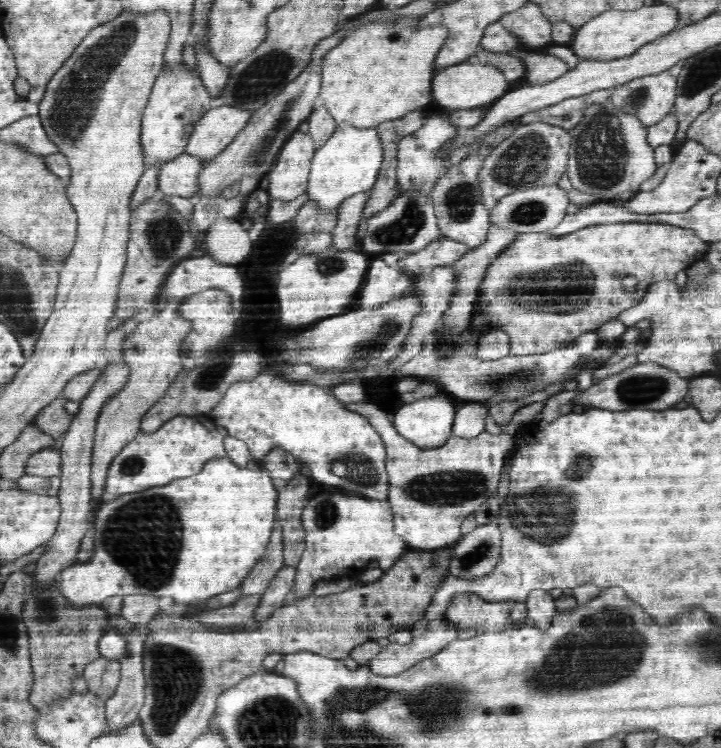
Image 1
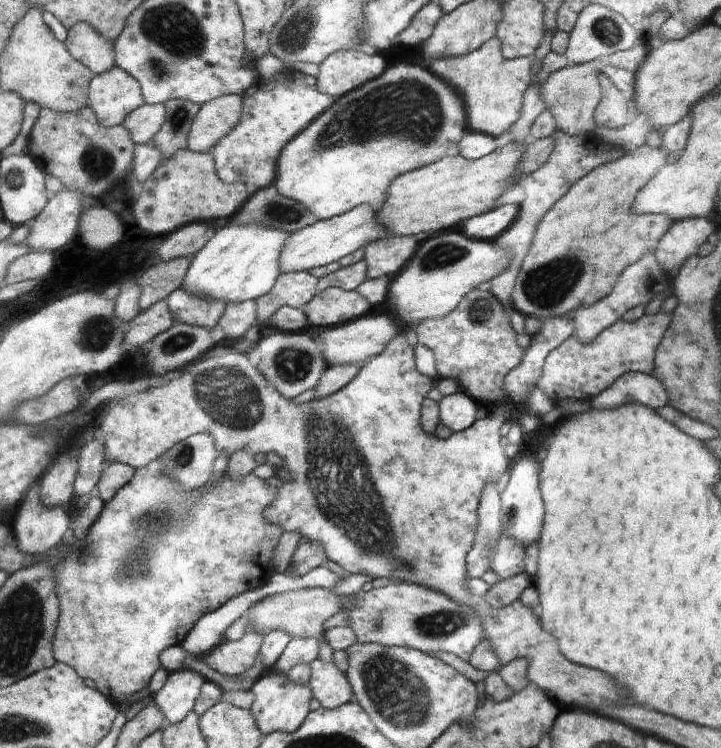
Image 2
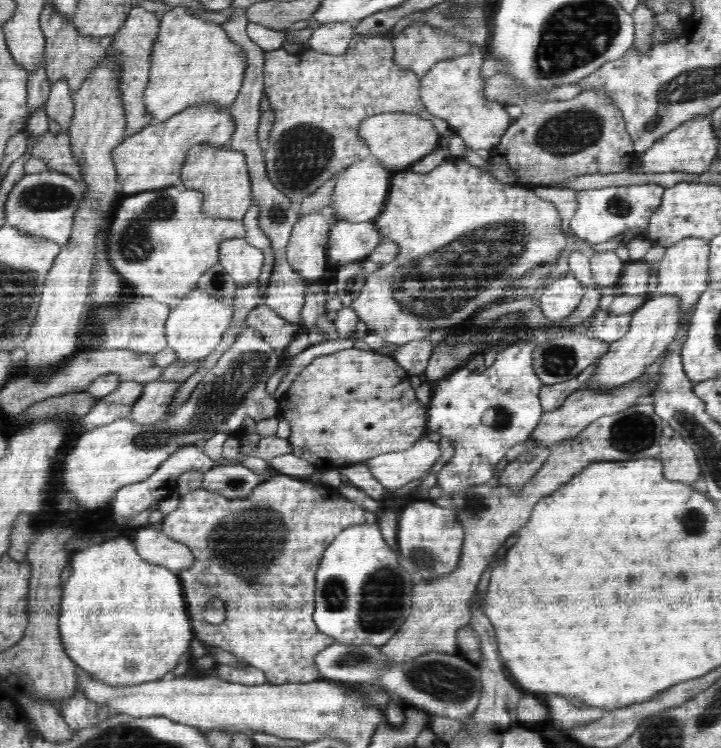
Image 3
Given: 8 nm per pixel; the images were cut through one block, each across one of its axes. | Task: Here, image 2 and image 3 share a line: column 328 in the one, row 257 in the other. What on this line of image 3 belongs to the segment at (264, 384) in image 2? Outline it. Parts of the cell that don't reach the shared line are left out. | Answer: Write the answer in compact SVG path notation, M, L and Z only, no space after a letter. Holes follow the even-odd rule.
M462 158L449 159L443 161L434 170L427 173L417 173L410 170L395 172L392 176L389 186L389 196L385 202L385 208L374 219L381 236L388 240L394 240L400 250L398 250L398 258L394 258L392 262L383 264L376 271L368 273L365 276L360 292L356 295L352 302L352 308L357 312L359 319L367 325L369 332L377 333L386 342L384 347L375 350L377 353L392 357L394 356L394 347L401 346L413 340L425 339L428 334L432 334L436 328L444 328L446 330L455 330L466 319L470 319L480 308L486 307L490 302L498 302L507 294L510 285L514 280L519 279L528 270L534 266L542 266L551 264L556 266L561 252L566 248L566 235L561 229L562 218L556 209L556 206L550 202L538 197L532 188L520 187L519 185L508 185L498 182L496 178L488 174L480 168L471 166Z

